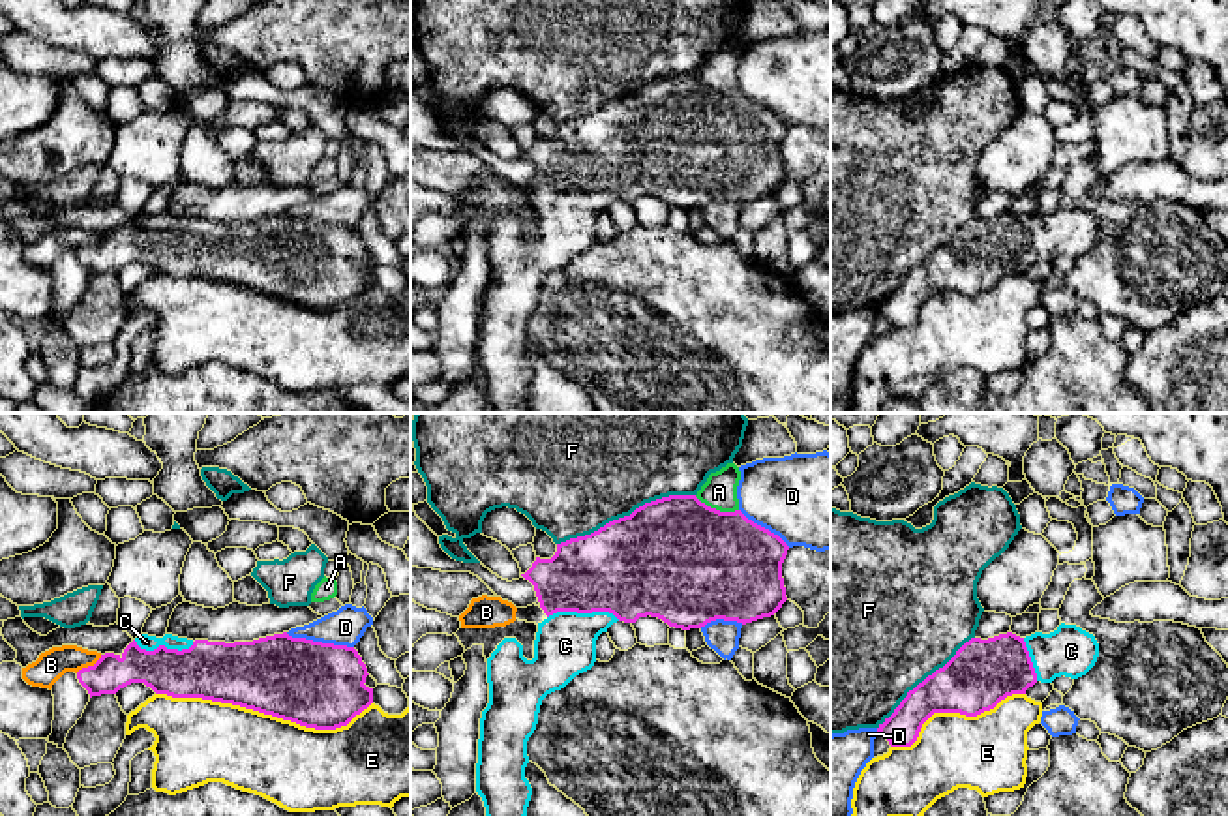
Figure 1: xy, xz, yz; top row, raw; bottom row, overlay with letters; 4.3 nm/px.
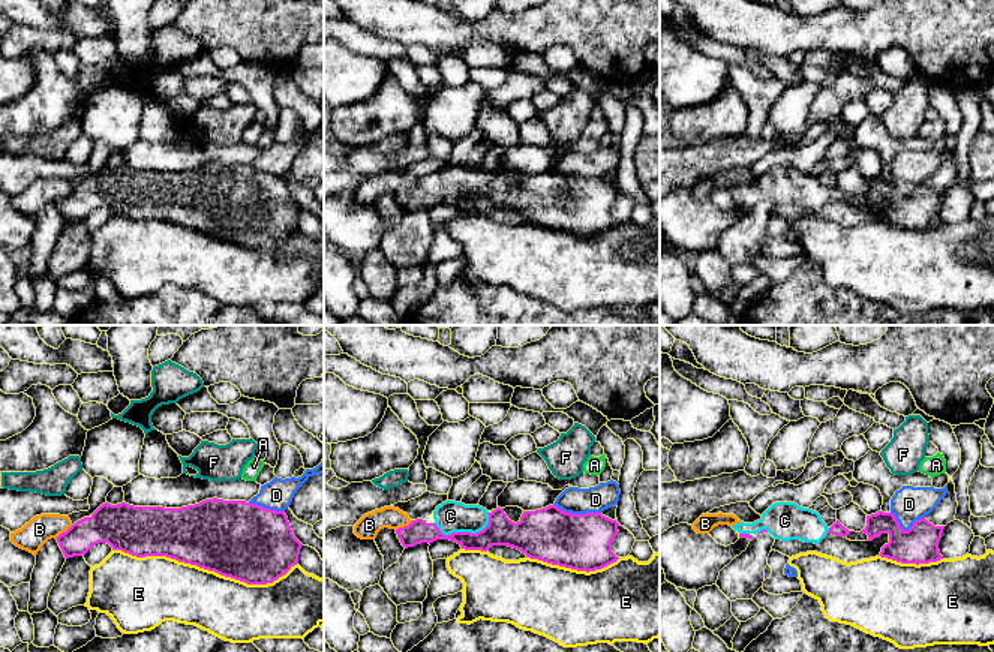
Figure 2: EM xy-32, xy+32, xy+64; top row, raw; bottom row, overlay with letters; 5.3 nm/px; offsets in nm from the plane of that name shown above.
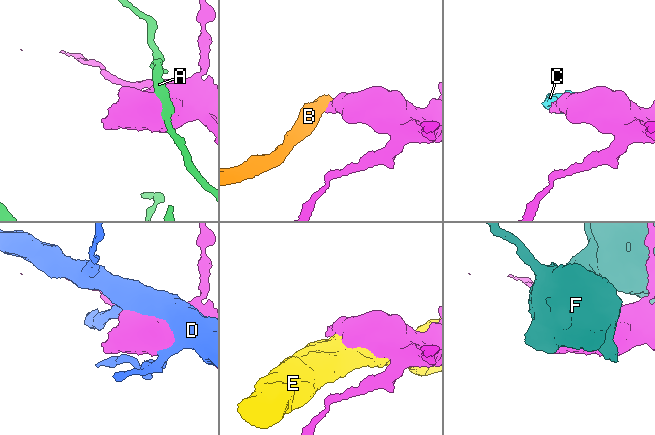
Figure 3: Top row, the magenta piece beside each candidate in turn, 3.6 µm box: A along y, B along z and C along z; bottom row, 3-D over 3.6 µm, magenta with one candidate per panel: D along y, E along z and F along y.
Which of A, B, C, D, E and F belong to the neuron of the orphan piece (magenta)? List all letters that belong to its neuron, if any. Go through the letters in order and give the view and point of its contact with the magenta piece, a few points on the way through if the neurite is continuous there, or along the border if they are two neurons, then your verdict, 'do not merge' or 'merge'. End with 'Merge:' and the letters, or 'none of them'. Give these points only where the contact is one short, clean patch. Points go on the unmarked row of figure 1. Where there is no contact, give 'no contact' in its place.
A: contact xz (715, 89); do not merge
B: contact xy (89, 246); border xy (102, 235), (92, 244), (75, 252); do not merge
C: contact xz (584, 192); way xz (623, 149), (584, 192), (574, 201), (565, 226); merge
D: contact xy (319, 222); do not merge
E: contact xy (265, 293); do not merge
F: contact xz (625, 96); do not merge
Merge: C

